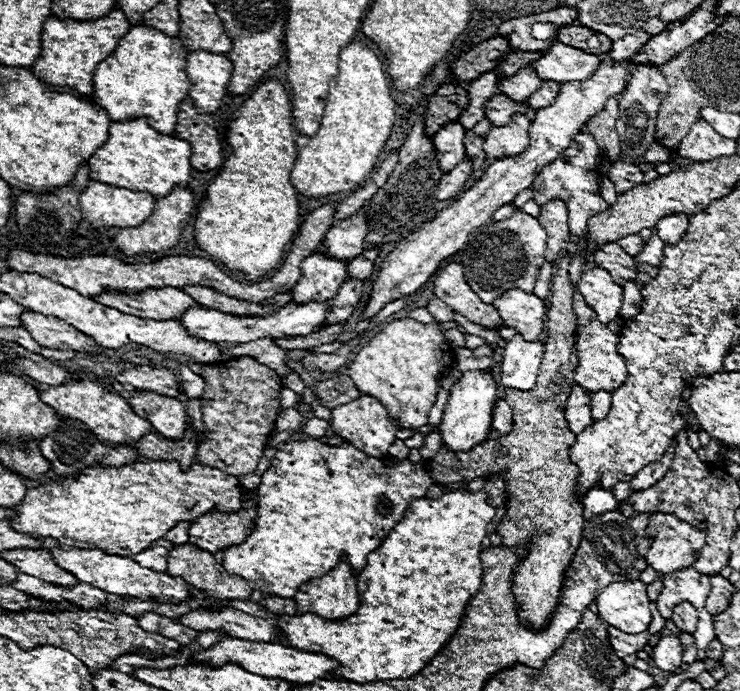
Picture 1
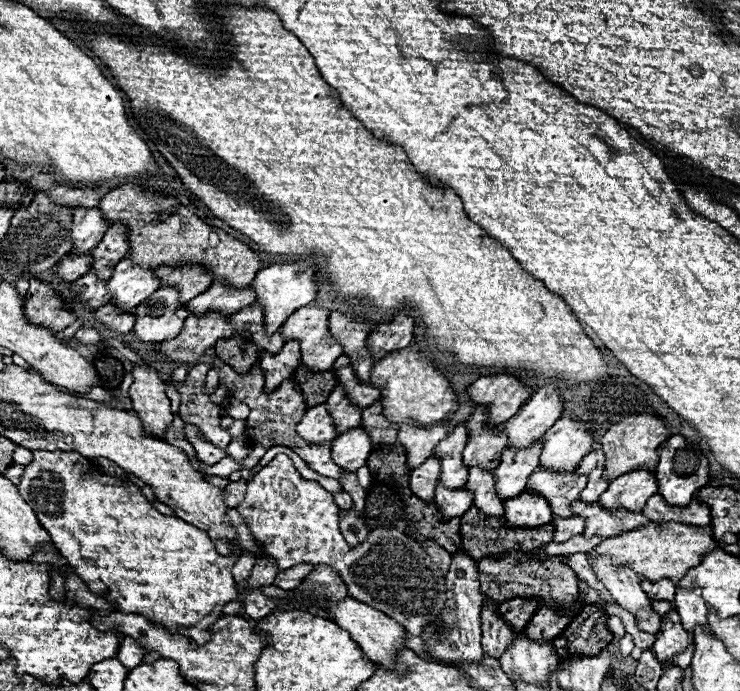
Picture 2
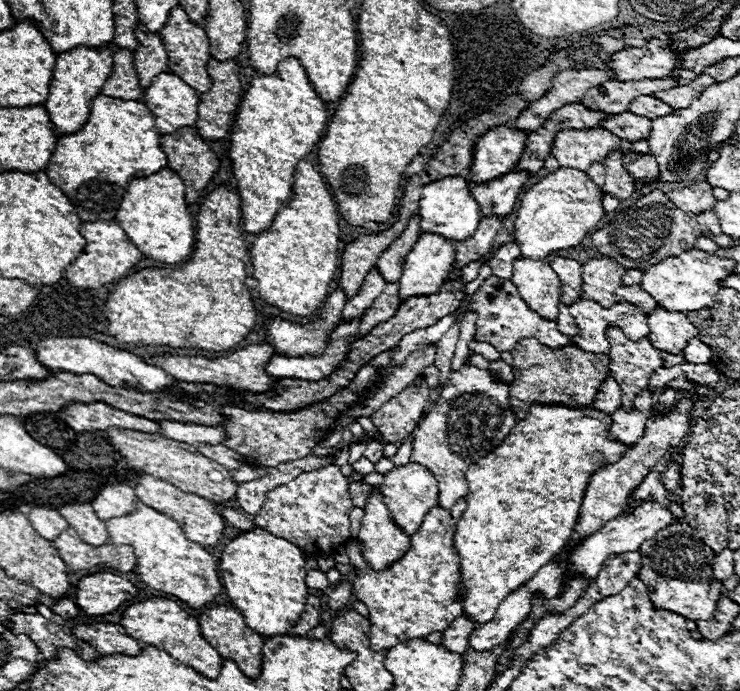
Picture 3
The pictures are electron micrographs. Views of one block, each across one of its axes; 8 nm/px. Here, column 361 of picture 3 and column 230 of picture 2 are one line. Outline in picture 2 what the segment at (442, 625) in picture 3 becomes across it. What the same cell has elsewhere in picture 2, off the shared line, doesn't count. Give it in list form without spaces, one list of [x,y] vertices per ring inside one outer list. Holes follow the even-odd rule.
[[[32,450],[32,462],[24,468],[18,492],[34,508],[40,524],[50,532],[56,550],[68,560],[86,586],[116,604],[116,610],[122,614],[148,616],[164,624],[170,632],[194,628],[192,638],[196,644],[206,644],[208,632],[204,630],[222,614],[224,604],[236,600],[238,592],[230,570],[237,562],[237,548],[228,556],[218,554],[206,532],[180,518],[160,514],[136,484],[98,472],[92,462],[78,452]]]

